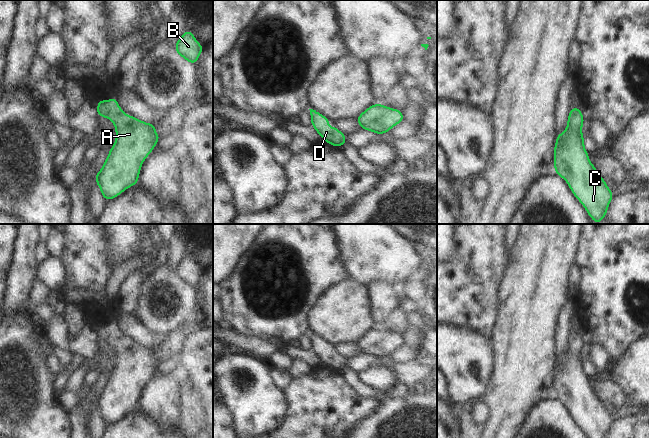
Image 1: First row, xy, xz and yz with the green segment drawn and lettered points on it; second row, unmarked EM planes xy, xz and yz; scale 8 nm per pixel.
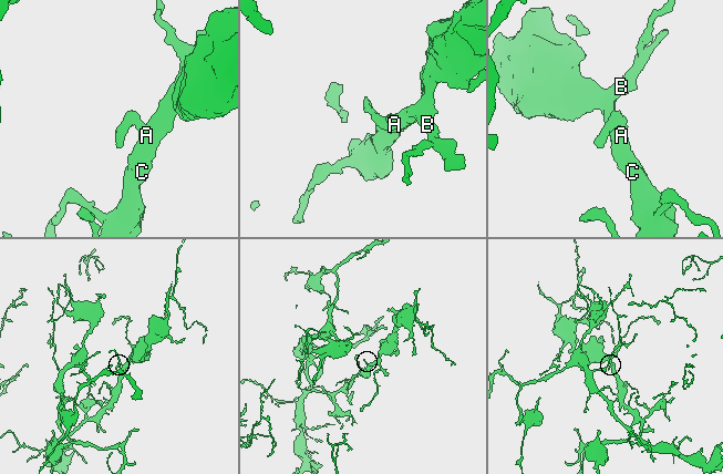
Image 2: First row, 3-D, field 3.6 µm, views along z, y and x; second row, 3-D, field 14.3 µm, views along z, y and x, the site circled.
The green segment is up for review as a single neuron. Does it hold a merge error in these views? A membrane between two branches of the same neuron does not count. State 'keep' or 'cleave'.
keep

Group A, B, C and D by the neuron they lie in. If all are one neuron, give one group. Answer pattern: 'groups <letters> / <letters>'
groups A B C D

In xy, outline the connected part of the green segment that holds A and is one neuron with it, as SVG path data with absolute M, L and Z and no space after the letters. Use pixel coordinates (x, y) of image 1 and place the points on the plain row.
M110 321L108 327L101 323L96 331L99 341L107 342L115 350L116 364L101 392L95 399L96 408L100 411L105 425L114 423L131 410L137 409L142 387L153 375L160 359L155 355L155 348L143 346L124 337L116 321Z

